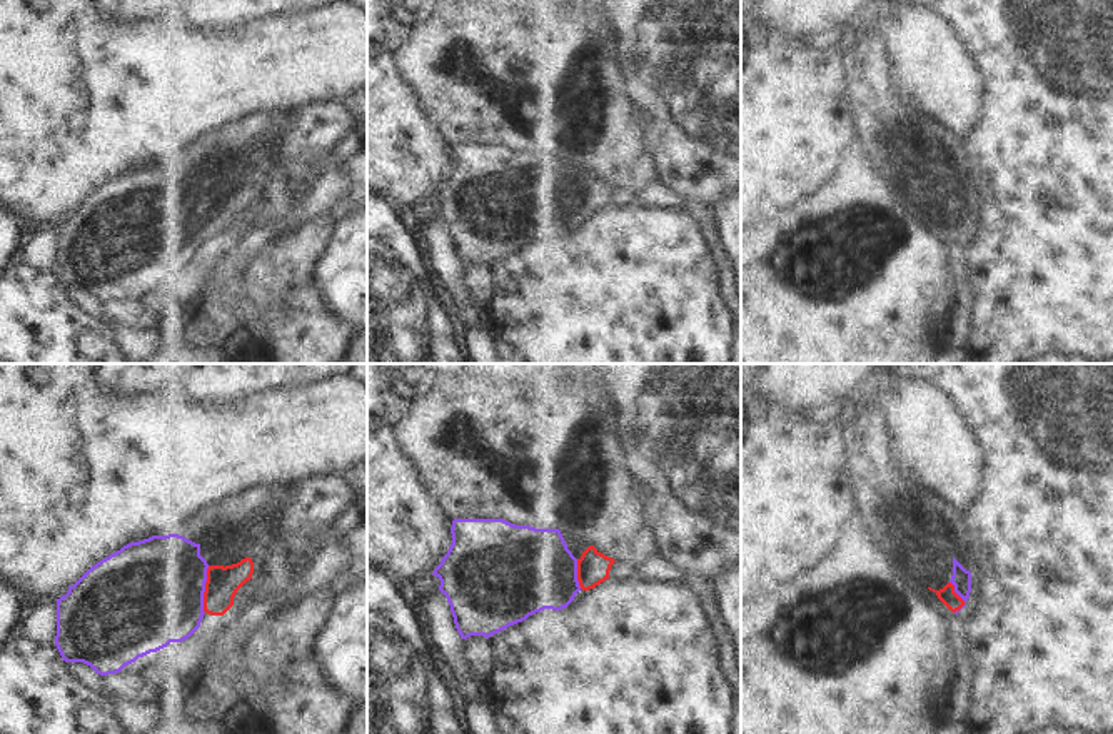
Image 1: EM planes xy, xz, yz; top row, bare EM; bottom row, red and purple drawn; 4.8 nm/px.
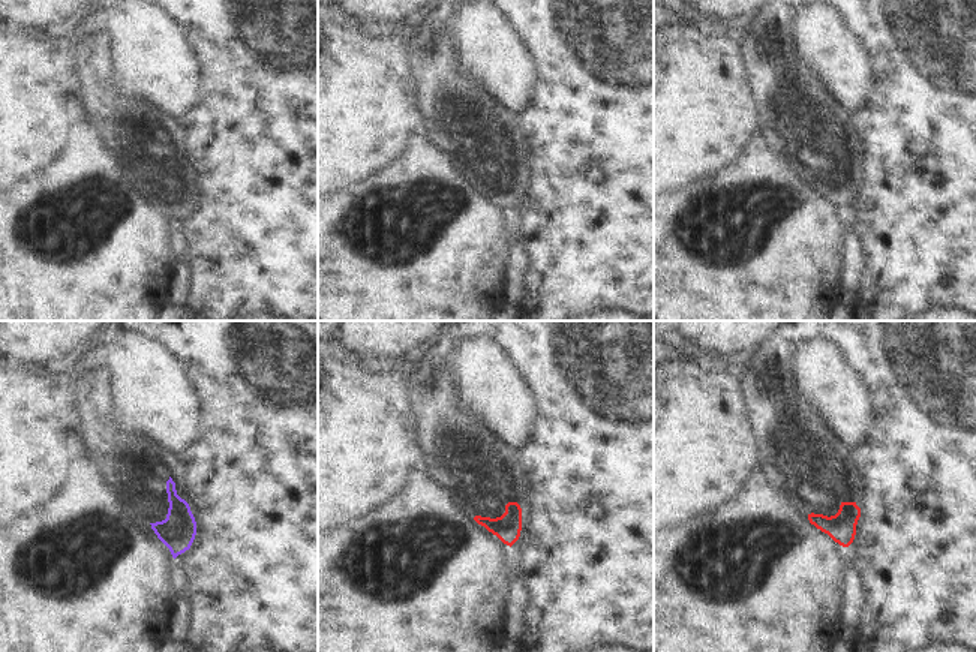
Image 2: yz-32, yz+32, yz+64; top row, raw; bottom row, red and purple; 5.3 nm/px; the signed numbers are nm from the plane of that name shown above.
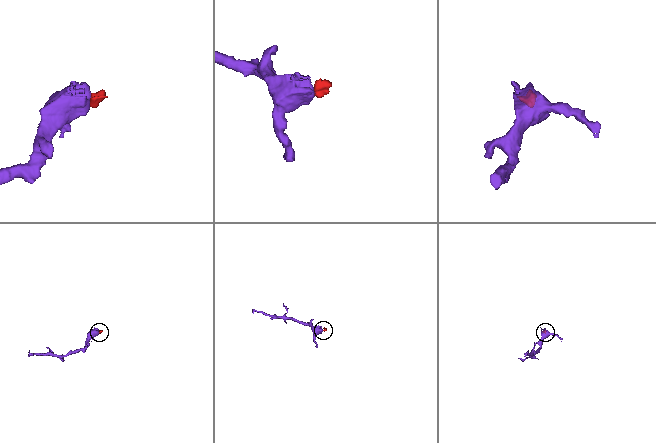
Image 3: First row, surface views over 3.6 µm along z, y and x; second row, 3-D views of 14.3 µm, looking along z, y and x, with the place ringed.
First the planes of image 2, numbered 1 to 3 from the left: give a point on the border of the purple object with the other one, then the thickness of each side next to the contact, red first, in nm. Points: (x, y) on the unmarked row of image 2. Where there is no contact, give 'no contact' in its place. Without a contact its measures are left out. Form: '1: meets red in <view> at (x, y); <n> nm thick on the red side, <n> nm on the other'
1: no contact
2: no contact
3: no contact

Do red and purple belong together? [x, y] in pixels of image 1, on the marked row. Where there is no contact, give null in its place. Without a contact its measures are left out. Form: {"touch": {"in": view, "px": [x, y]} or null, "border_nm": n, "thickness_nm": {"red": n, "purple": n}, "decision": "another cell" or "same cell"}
{"touch": {"in": "xy", "px": [206, 589]}, "border_nm": 240, "thickness_nm": {"red": 160, "purple": 480}, "decision": "same cell"}

